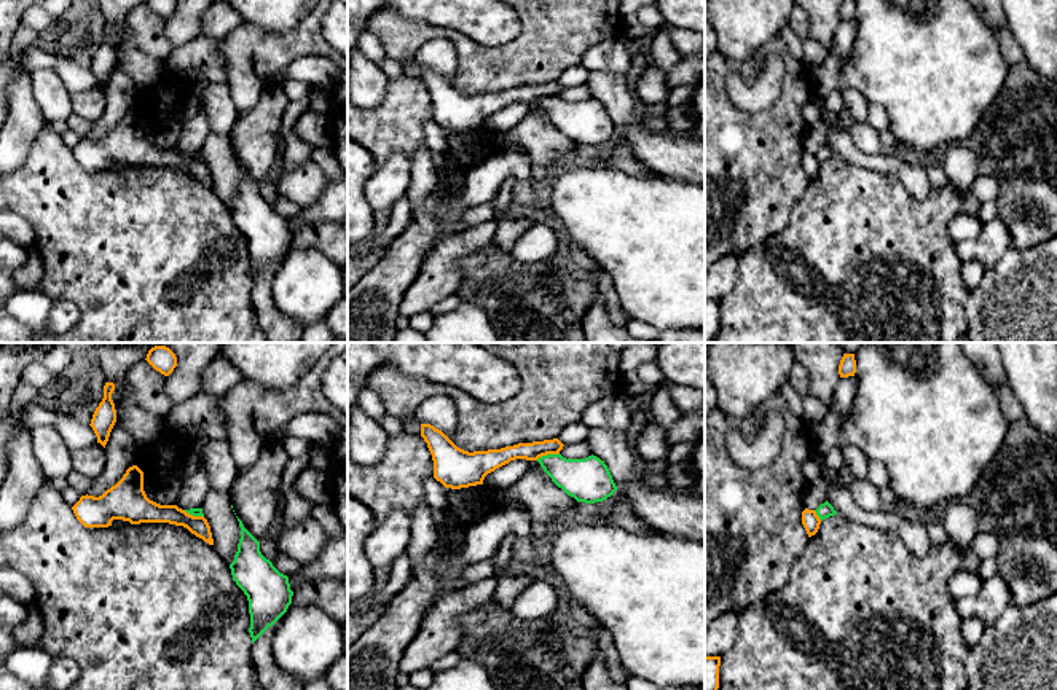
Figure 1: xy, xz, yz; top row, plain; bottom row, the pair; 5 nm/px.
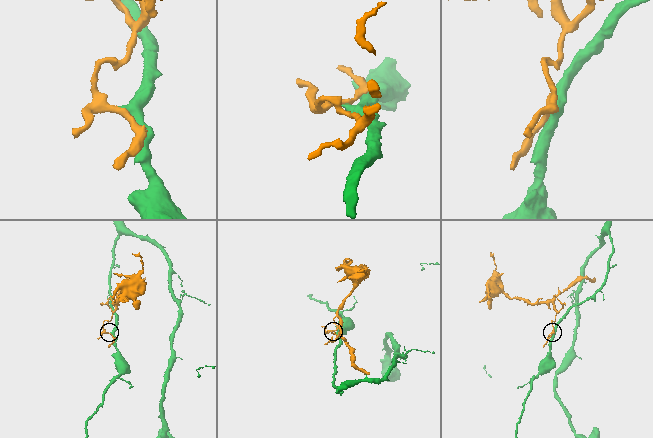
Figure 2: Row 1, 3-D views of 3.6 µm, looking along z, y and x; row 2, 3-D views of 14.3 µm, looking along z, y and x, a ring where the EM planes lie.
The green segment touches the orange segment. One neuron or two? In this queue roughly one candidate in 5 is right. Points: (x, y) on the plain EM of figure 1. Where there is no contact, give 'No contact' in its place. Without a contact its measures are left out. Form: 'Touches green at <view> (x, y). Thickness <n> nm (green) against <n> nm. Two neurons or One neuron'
Touches green at xz (547, 98). Thickness 220 nm (green) against 100 nm. Two neurons

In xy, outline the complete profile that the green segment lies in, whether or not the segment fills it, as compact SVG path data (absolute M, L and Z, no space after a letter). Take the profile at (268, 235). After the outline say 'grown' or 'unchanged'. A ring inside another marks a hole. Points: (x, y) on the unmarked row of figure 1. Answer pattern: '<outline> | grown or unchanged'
M238 161L241 171L241 182L234 204L230 207L233 223L244 234L249 244L250 257L250 280L252 287L273 269L292 247L293 234L290 233L289 220L281 217L269 202L260 194L260 185L244 171Z | unchanged

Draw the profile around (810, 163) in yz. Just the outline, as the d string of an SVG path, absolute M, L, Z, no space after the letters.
M805 151L805 153L802 155L802 167L804 167L808 180L811 180L811 178L815 178L815 177L818 175L819 167L821 167L821 163L819 163L819 159L816 158L815 153Z

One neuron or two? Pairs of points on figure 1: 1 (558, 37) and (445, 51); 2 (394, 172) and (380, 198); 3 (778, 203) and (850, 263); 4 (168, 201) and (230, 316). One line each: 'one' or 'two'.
1: two
2: one
3: two
4: one

